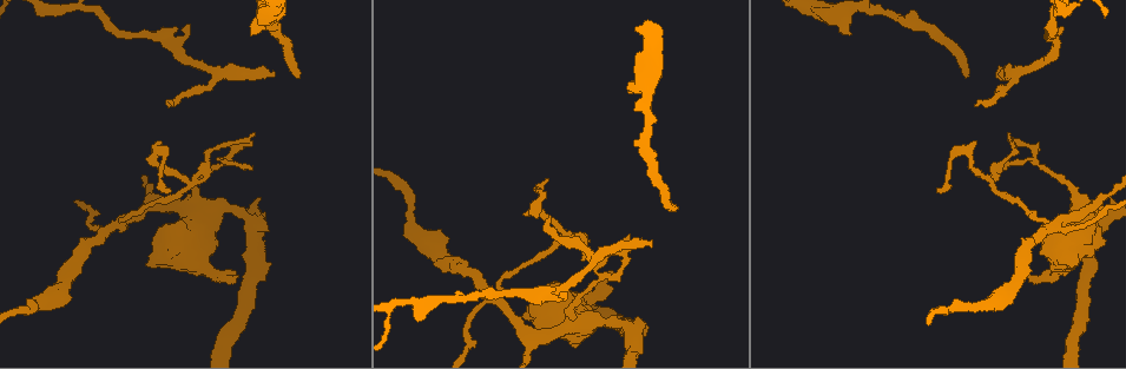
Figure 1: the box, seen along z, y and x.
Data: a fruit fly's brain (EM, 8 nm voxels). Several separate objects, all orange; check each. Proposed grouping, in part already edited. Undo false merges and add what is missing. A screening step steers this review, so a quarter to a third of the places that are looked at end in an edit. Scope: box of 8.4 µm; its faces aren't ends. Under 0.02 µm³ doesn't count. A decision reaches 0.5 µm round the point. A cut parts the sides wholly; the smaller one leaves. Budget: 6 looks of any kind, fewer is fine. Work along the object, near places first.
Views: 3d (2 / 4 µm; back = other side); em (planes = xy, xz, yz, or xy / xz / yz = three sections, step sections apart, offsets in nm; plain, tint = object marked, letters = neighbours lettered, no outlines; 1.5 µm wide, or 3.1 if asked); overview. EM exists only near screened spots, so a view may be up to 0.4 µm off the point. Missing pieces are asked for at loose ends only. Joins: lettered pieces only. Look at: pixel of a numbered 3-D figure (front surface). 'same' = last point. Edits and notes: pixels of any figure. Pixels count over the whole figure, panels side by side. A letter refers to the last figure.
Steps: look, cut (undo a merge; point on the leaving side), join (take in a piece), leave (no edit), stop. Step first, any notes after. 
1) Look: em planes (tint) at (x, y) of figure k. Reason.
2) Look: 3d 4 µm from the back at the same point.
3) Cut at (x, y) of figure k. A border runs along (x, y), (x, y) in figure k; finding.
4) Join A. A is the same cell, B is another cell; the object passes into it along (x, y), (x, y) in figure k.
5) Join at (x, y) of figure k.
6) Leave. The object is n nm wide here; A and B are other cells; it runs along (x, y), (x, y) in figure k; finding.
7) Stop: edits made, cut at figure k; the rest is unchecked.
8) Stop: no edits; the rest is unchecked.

Look: em planes (letters) at (1052, 222) of figure 1. Looks like a crossing.

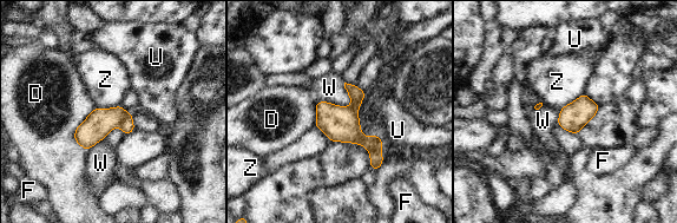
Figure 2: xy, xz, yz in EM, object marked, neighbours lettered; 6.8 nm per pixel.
Cut at (127, 126) of figure 2. The longest contact is with D, 300 nm; D, F, U, W and Z are other cells; two neurons meet here.

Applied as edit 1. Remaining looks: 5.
Look: 3d 2 µm from the back at (1029, 280) of figure 1. An open end.

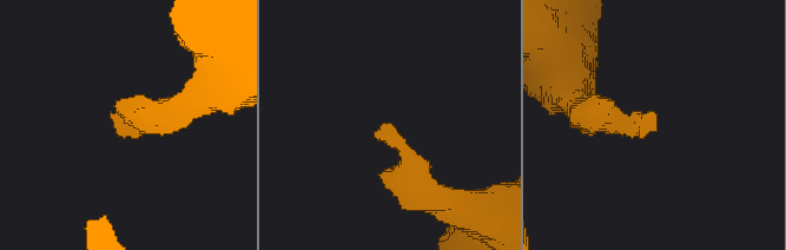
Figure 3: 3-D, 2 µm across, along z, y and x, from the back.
Look: em planes (letters) at (655, 131) of figure 3.

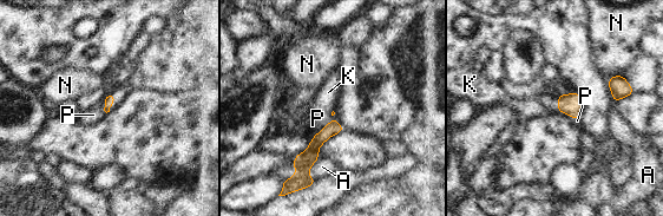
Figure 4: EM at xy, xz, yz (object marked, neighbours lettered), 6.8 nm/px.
Leave. A, K, N and P are other cells; none of them fits.

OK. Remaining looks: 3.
Look: 3d 4 µm from the back at (651, 244) of figure 1. An open end.

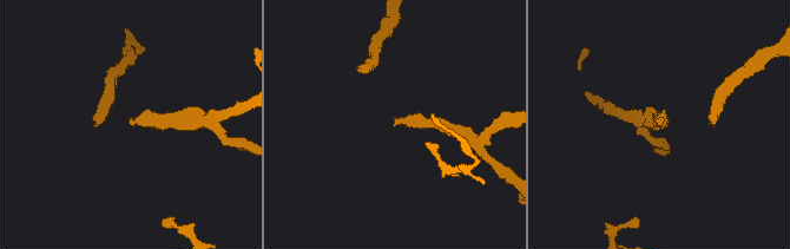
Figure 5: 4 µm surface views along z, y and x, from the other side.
Look: em planes (letters) at (129, 121) of figure 5. Shape alone is not enough.

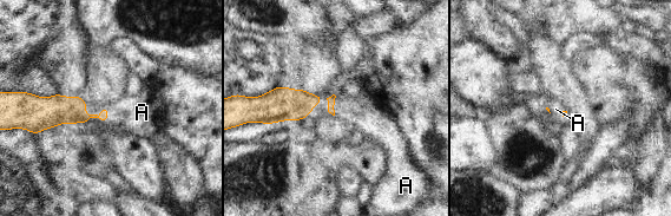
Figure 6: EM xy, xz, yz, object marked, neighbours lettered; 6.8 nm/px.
Join A. A is the same cell; the object passes into it along (331, 99), (334, 104), (364, 113) in figure 6; the neuron continues.

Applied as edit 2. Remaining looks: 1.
Stop: edits made, cut at figure 2, join at figure 6; the rest is unchecked.

